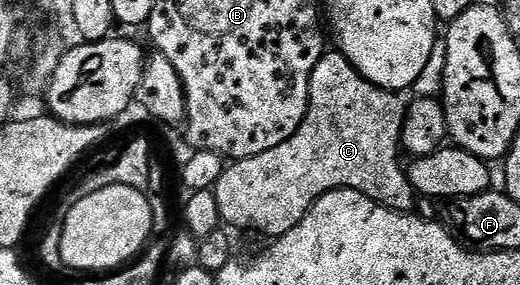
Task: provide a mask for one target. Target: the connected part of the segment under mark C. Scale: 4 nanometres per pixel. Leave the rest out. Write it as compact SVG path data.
M325 52L312 70L308 111L298 132L294 132L290 140L278 144L278 148L270 148L270 152L233 161L217 180L214 193L221 219L229 227L253 230L256 234L265 234L268 240L275 240L301 222L323 194L335 190L357 190L399 214L409 213L413 209L411 206L418 201L418 195L410 184L405 163L400 163L400 133L406 109L400 98L399 93L383 90L363 78L344 54Z

